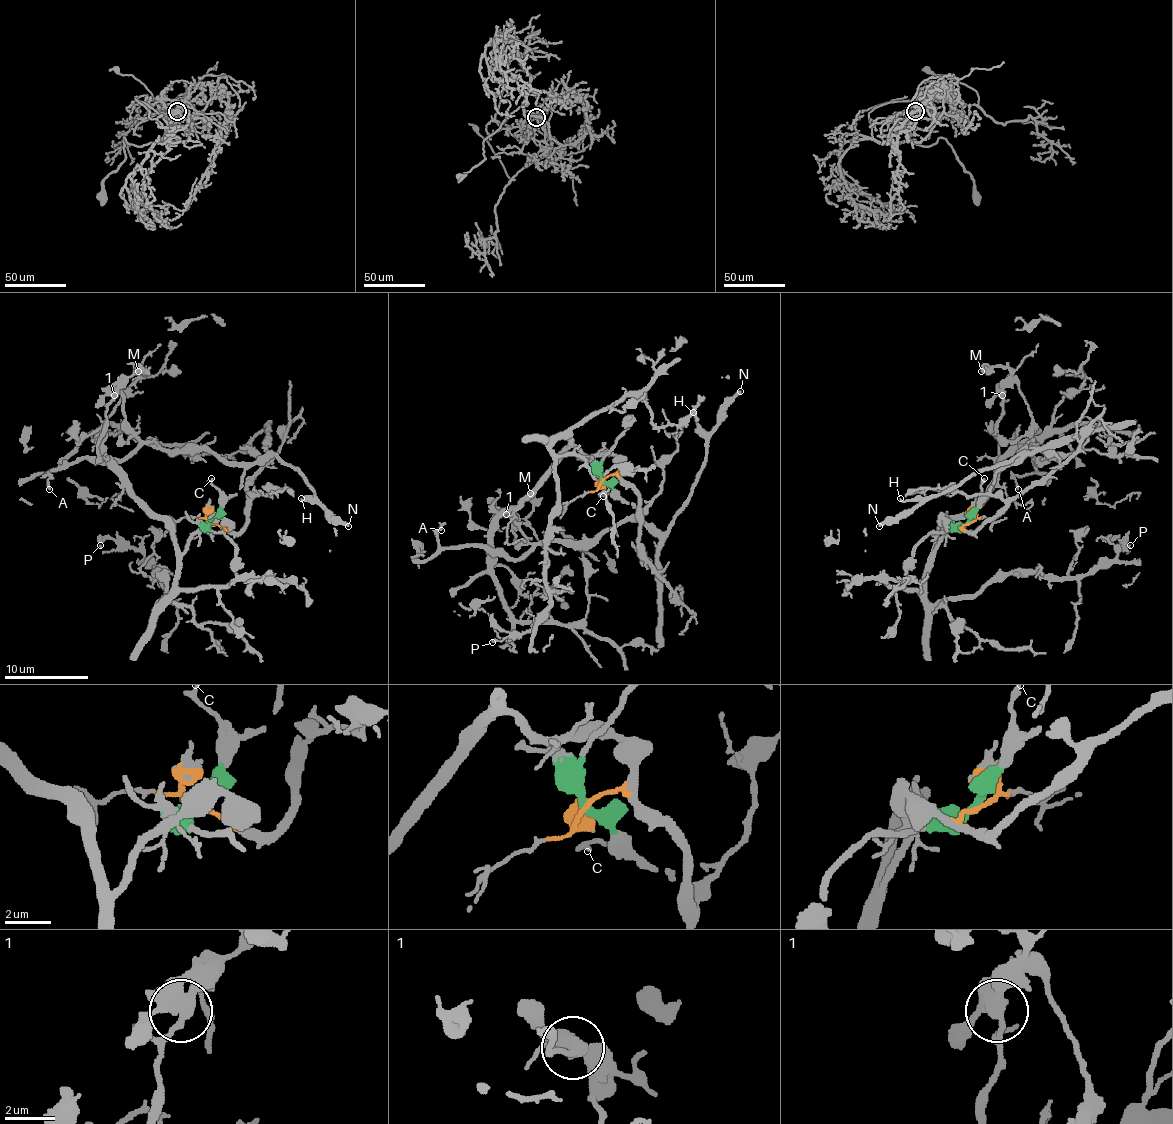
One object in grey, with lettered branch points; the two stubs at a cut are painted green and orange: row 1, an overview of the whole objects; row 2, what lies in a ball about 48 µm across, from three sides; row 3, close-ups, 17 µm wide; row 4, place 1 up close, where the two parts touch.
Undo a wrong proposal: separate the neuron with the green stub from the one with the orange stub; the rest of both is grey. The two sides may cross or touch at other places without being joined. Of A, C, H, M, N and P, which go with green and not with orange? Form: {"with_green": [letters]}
{"with_green": ["A", "C", "H", "N"]}

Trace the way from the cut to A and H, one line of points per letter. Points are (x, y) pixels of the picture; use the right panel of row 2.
A: (968, 522), (991, 493), (999, 469), (1033, 444), (1046, 457), (1033, 461), (1035, 469), (1018, 478), (1018, 488)
H: (968, 522), (991, 493), (995, 474), (1012, 463), (1018, 455), (949, 488), (900, 499)

